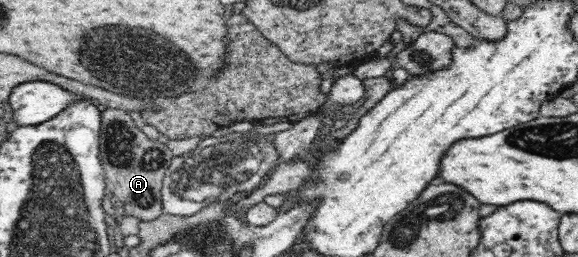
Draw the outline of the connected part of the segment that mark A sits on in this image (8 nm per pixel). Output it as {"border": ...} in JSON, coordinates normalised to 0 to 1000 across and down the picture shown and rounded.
{"border":[[[192,416],[175,432],[175,475],[175,642],[185,728],[213,790],[209,837],[244,864],[275,848],[284,833],[280,720],[287,661],[301,611],[299,595],[287,560],[253,533],[211,420]]]}

